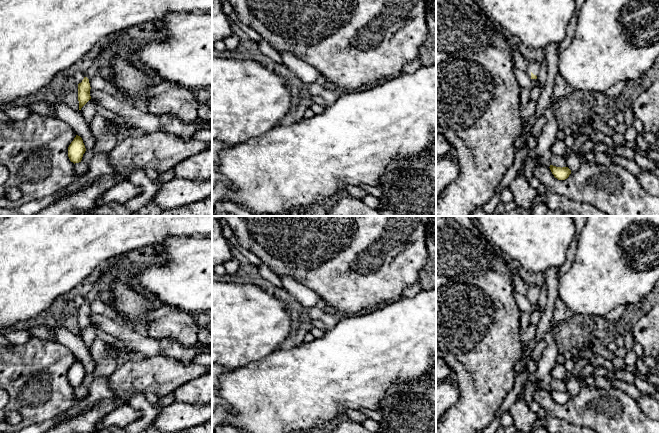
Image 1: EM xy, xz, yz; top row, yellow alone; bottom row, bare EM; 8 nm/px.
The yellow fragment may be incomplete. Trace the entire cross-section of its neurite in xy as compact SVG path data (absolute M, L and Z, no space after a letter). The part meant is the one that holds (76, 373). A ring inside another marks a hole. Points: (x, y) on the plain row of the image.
M76 359L74 364L71 366L71 368L68 371L68 381L70 385L73 386L74 388L81 386L85 375L86 372L82 362Z

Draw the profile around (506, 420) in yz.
M506 411L502 414L501 419L500 419L500 425L503 427L508 427L513 425L513 417L511 416L509 411Z

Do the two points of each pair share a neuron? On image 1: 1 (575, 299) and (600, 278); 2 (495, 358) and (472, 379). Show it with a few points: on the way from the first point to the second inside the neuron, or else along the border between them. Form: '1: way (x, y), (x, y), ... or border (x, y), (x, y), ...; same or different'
1: way (581, 293), (594, 284); same
2: way (489, 362), (478, 373); same

